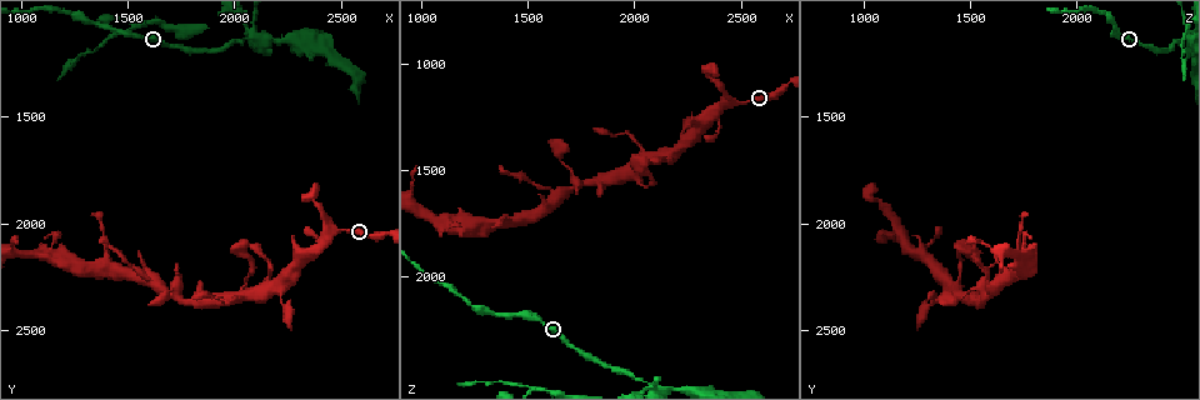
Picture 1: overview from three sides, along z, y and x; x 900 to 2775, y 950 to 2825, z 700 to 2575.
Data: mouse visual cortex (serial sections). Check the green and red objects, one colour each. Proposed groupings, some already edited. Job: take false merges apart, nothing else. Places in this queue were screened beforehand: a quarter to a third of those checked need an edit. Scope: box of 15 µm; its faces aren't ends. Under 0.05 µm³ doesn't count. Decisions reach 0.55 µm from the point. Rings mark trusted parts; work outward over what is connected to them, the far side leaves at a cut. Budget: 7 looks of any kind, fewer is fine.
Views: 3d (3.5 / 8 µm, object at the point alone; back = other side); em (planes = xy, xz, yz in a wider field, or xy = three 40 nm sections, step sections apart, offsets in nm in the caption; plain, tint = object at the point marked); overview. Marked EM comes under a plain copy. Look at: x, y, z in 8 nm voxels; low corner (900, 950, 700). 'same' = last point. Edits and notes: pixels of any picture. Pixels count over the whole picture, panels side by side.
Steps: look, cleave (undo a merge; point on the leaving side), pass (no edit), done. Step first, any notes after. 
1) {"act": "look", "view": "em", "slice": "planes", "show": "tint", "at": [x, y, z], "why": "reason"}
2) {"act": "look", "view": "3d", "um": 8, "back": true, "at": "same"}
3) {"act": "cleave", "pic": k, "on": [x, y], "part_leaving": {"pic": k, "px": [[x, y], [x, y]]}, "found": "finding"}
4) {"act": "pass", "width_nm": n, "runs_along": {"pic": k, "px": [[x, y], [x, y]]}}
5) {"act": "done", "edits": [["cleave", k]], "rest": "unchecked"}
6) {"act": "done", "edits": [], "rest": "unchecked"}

{"act": "look", "view": "3d", "um": 3.5, "at": [2160, 2310, 1440], "why": "thin arm on a thick one"}

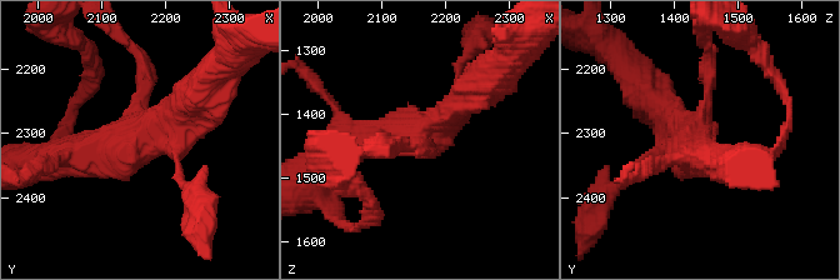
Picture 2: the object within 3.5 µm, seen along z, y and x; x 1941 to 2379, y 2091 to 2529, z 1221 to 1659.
{"act": "look", "view": "em", "slice": "xy", "step": 2, "show": "tint", "at": [2170, 2300, 1425]}

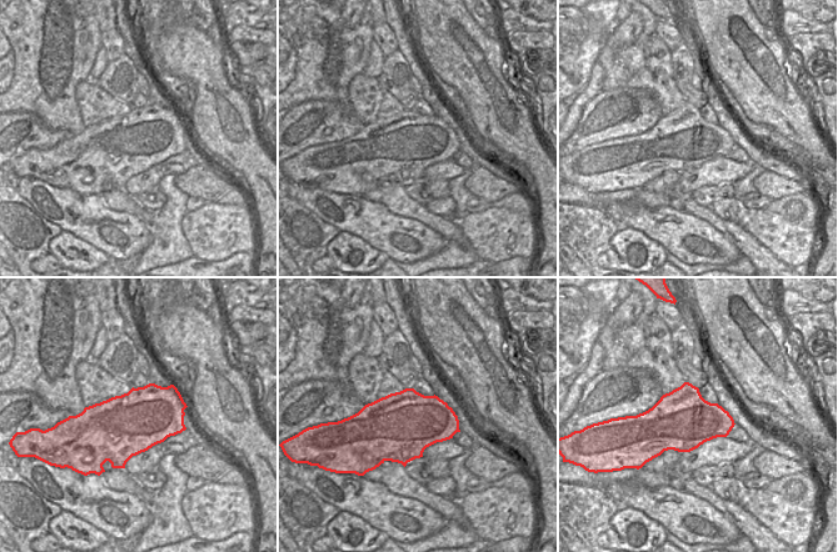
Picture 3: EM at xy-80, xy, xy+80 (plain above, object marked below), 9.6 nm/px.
{"act": "look", "view": "em", "slice": "planes", "show": "tint", "at": "same", "why": "cut it another way"}

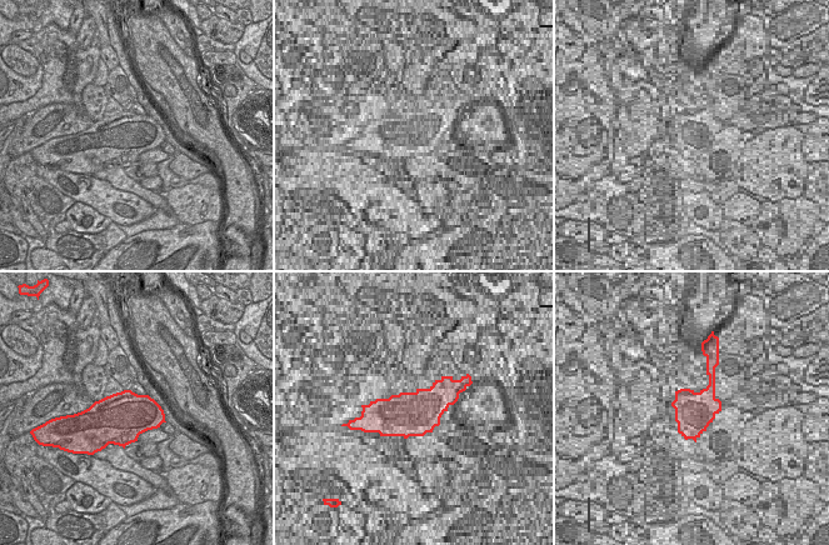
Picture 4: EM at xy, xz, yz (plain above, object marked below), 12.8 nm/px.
{"act": "pass", "arm_widths_nm": [150, 150, 450, 450], "runs_along": {"pic": 2, "px": [[199, 89], [149, 135], [69, 158]]}, "found": "continuous, no second cell"}

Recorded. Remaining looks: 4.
{"act": "look", "view": "3d", "um": 3.5, "at": [1650, 2290, 1630], "why": "three-way junction"}

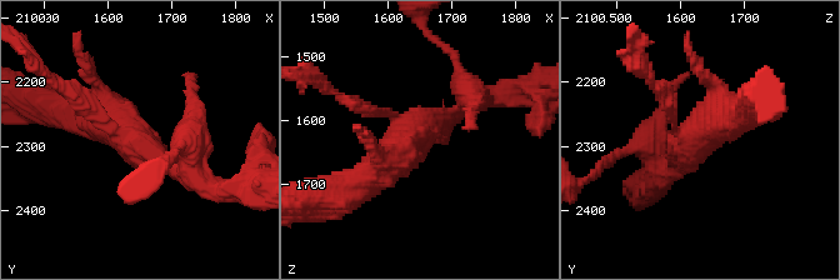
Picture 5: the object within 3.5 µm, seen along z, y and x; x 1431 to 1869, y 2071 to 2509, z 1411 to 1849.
{"act": "look", "view": "em", "slice": "planes", "show": "tint", "at": [1640, 2295, 1620], "arms": 3, "arm_widths_nm": [200, 250, 450], "why": "shape alone is not enough"}

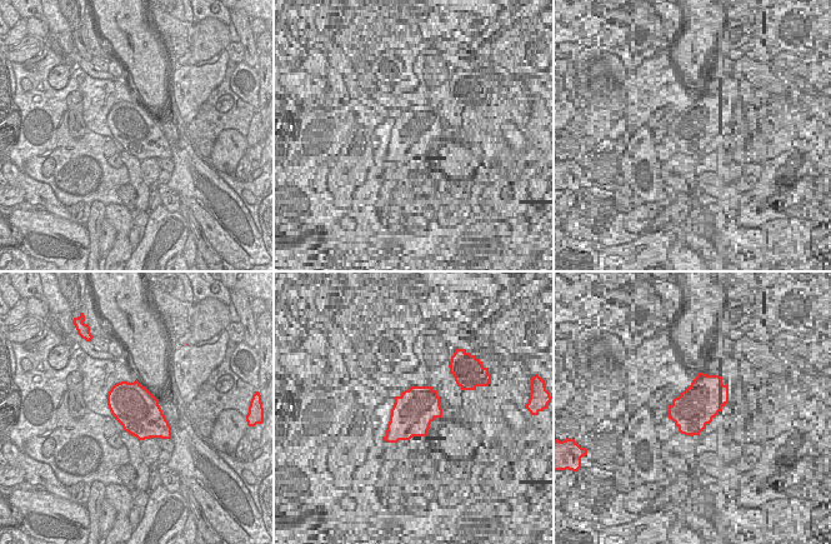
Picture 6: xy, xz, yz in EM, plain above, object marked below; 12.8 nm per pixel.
{"act": "look", "view": "em", "slice": "xy", "step": 1, "show": "tint", "at": "same"}

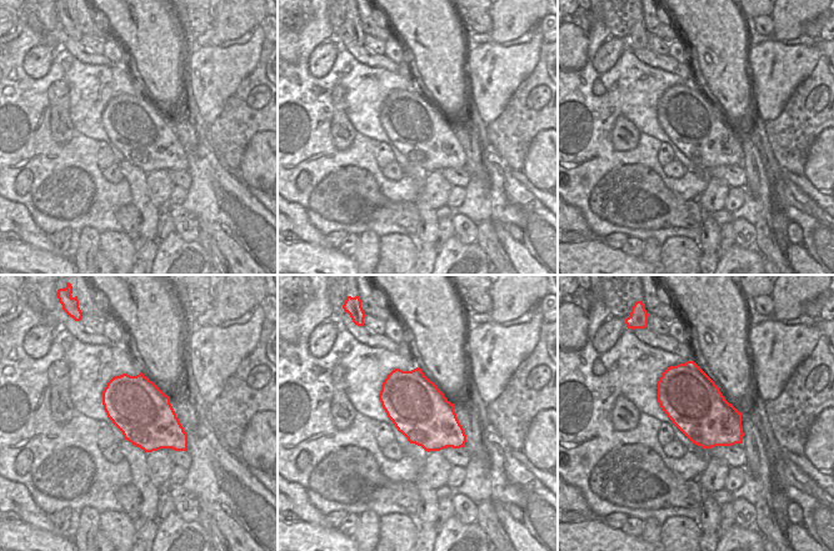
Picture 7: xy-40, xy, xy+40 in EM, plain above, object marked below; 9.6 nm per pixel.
{"act": "cleave", "pic": 5, "on": [365, 113], "part_leaving": {"pic": 5, "px": [[390, 115], [360, 109], [314, 78]]}, "found": "a second cell is stuck on"}

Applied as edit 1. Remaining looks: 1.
{"act": "done", "edits": [["cleave", 5]], "rest": "unchecked"}

